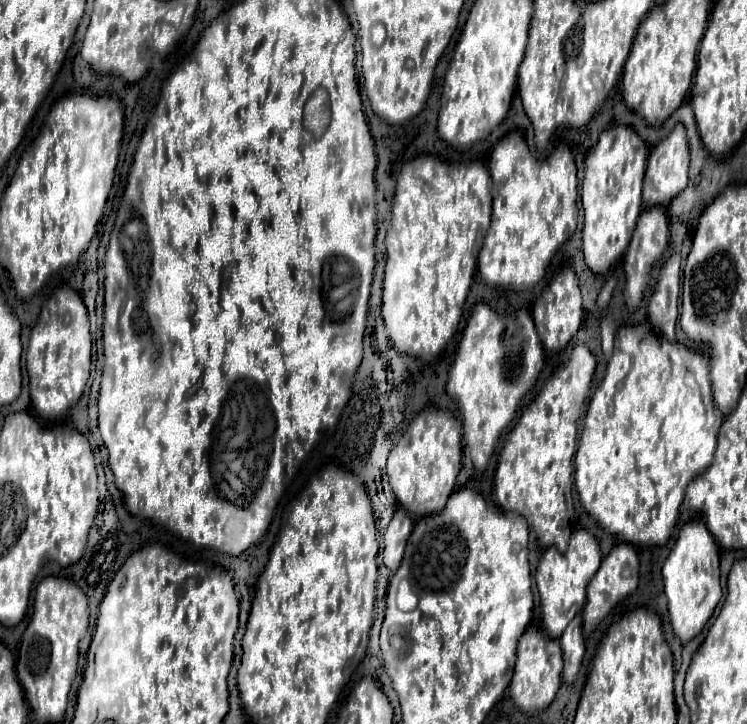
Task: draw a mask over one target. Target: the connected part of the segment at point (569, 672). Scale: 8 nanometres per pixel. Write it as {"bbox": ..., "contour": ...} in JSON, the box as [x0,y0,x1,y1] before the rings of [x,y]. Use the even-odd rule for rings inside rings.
{"bbox":[559,615,585,683],"contour":[[[577,615],[573,623],[565,629],[565,635],[561,635],[559,645],[563,649],[563,659],[565,659],[565,669],[563,669],[563,681],[573,683],[575,675],[581,667],[581,659],[585,653],[585,637],[583,637],[583,615]]]}

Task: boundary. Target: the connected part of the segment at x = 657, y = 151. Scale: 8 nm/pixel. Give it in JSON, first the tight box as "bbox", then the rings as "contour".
{"bbox":[643,123,689,207],"contour":[[[677,123],[677,127],[663,141],[659,141],[649,155],[649,165],[643,183],[643,203],[649,207],[651,205],[667,207],[669,201],[687,187],[687,171],[689,171],[689,141],[685,139],[685,127]]]}

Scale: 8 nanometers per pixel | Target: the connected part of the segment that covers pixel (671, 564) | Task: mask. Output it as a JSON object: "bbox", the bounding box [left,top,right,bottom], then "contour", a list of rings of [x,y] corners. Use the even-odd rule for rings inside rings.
{"bbox":[663,521,721,643],"contour":[[[701,521],[685,523],[663,565],[665,595],[669,599],[669,619],[675,635],[683,643],[693,639],[713,615],[713,609],[721,599],[719,575],[719,547],[717,543],[713,543],[713,535],[709,535],[709,529]]]}

